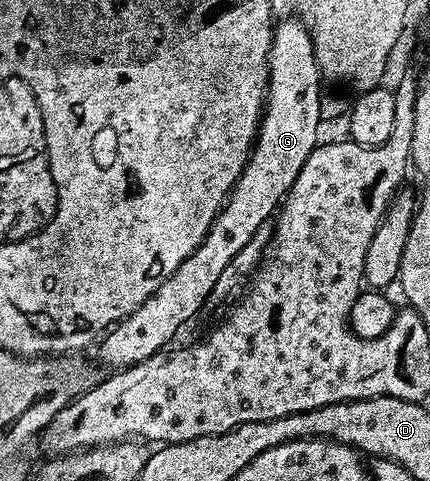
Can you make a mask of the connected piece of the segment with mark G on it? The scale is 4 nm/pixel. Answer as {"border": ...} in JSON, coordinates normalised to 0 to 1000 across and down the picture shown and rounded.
{"border":[[[660,42],[653,50],[649,44],[633,60],[623,195],[614,202],[605,270],[572,345],[451,528],[442,528],[442,536],[433,536],[433,545],[423,545],[423,553],[414,553],[414,561],[405,561],[405,570],[395,570],[395,578],[386,578],[386,586],[321,636],[321,644],[305,649],[230,709],[233,748],[253,757],[253,767],[307,765],[351,740],[374,738],[384,730],[379,723],[407,709],[414,678],[486,630],[484,613],[537,553],[540,538],[593,495],[595,480],[621,457],[626,464],[635,455],[674,387],[684,387],[693,353],[712,345],[712,328],[721,328],[747,289],[744,175],[744,131],[719,52],[695,50],[688,42]]]}

